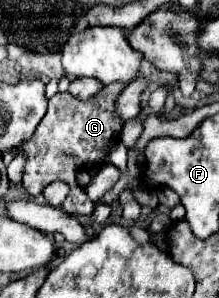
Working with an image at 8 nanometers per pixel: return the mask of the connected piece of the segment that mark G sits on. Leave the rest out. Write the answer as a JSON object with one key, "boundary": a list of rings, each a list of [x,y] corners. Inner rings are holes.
{"boundary":[[[111,83],[101,89],[99,95],[93,95],[87,101],[75,99],[69,93],[57,93],[49,99],[47,115],[41,119],[35,135],[23,145],[23,153],[27,155],[25,173],[23,173],[23,187],[29,195],[39,195],[51,181],[69,183],[71,193],[67,195],[63,209],[71,215],[91,215],[95,205],[77,185],[75,173],[85,169],[87,165],[101,163],[107,155],[107,145],[111,147],[117,143],[123,121],[115,113],[115,99],[123,91],[123,83]],[[75,155],[75,157],[73,157]]]}

